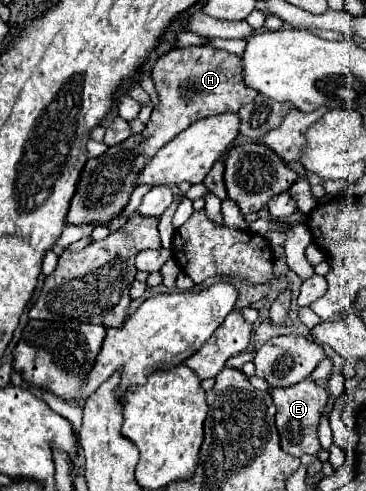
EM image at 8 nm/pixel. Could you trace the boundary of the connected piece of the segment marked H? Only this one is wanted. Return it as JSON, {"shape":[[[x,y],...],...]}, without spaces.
{"shape":[[[211,46],[175,48],[155,62],[151,76],[159,94],[159,104],[145,124],[145,130],[129,136],[121,144],[109,146],[101,156],[85,162],[69,206],[67,224],[109,226],[129,204],[129,198],[137,188],[141,168],[149,164],[149,158],[153,158],[157,150],[171,142],[179,132],[187,130],[193,122],[225,112],[237,112],[257,96],[257,92],[243,82],[239,56]]]}

